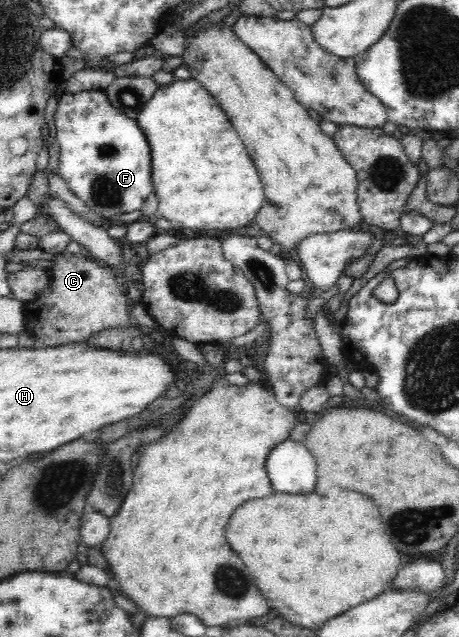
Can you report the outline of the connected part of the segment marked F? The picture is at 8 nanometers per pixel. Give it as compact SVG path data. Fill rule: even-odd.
M103 90L62 94L53 119L60 145L59 175L72 193L104 219L142 208L154 186L149 143L137 121L116 111Z

